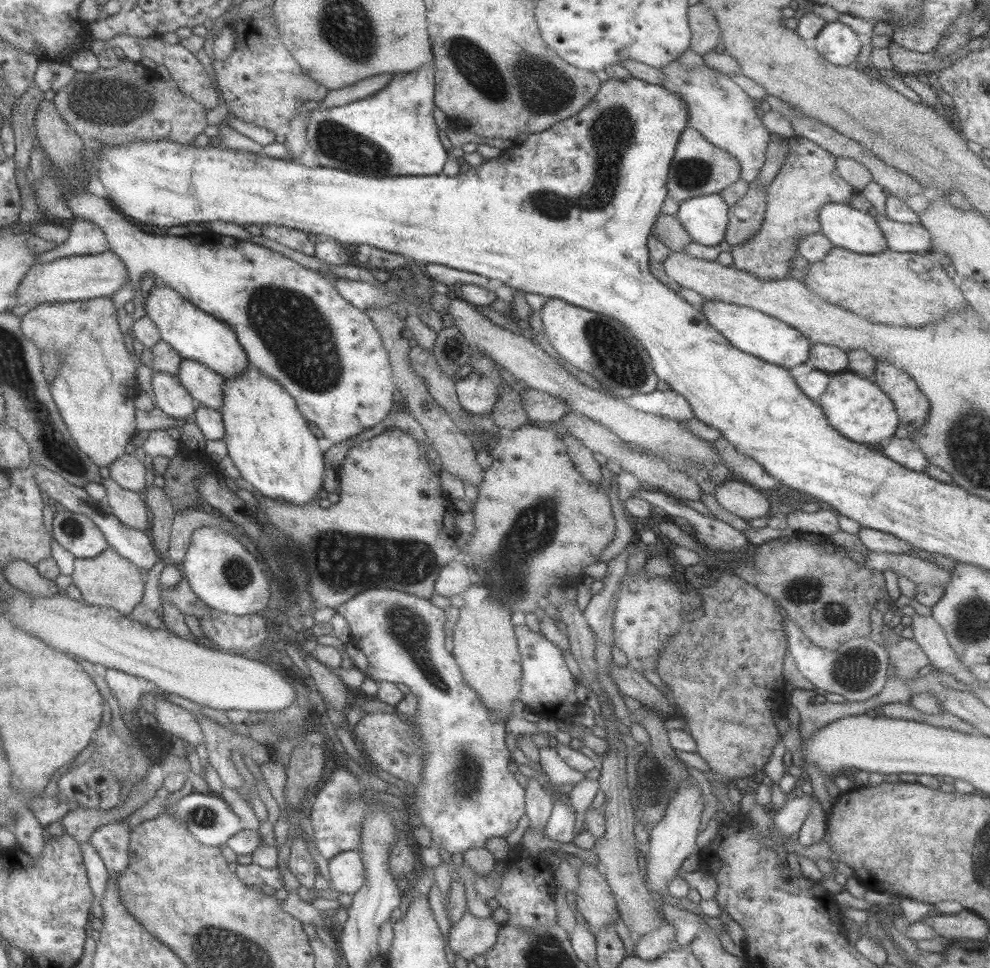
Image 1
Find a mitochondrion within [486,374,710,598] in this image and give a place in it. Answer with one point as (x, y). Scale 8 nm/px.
(535, 528)

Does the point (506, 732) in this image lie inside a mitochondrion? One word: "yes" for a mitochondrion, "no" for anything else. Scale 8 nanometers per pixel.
no

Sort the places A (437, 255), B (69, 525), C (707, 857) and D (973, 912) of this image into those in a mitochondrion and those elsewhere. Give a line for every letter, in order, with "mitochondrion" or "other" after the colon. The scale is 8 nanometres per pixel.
A: other
B: mitochondrion
C: other
D: other

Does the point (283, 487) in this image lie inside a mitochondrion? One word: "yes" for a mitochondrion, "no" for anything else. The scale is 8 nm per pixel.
no

